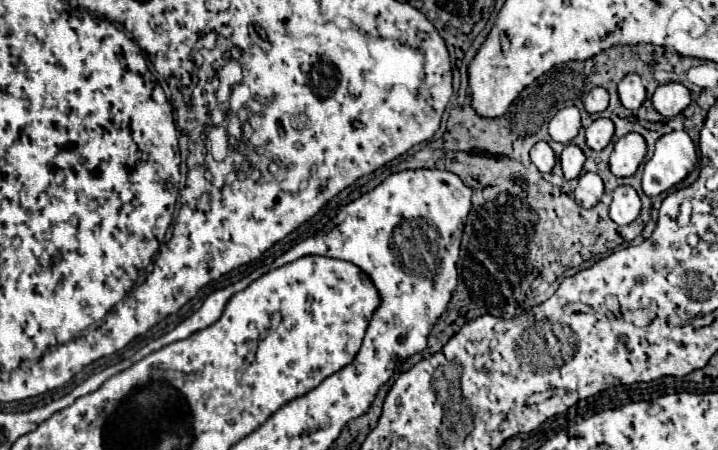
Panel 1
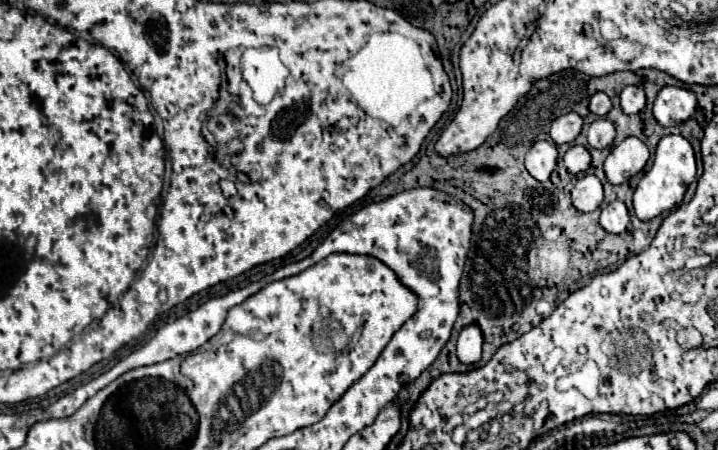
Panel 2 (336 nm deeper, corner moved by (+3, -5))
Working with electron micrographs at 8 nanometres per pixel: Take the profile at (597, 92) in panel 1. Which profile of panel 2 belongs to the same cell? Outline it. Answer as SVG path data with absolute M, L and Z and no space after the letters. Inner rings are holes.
M596 92L592 98L590 98L590 110L596 114L596 116L606 116L612 108L612 102L610 98L604 94L604 92Z

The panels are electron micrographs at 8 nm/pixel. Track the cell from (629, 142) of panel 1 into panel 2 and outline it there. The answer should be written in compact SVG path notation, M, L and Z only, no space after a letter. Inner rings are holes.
M630 136L626 138L622 144L614 146L608 154L608 158L604 160L604 172L610 184L622 184L626 180L630 180L632 176L636 176L638 172L644 170L646 162L650 158L648 146Z

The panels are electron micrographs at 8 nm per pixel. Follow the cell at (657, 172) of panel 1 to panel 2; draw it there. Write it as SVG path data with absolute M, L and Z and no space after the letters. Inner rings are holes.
M678 134L664 136L658 142L652 168L642 176L642 180L638 182L638 188L634 192L634 212L636 212L636 216L646 222L646 220L652 220L652 218L660 216L662 212L672 210L676 204L682 202L684 192L694 178L696 178L696 158L690 142L684 136L678 136Z

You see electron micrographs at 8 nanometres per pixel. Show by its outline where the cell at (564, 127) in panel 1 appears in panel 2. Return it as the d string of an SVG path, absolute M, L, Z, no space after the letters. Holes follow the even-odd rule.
M576 112L564 114L552 122L550 138L554 144L572 144L582 130L582 118Z

